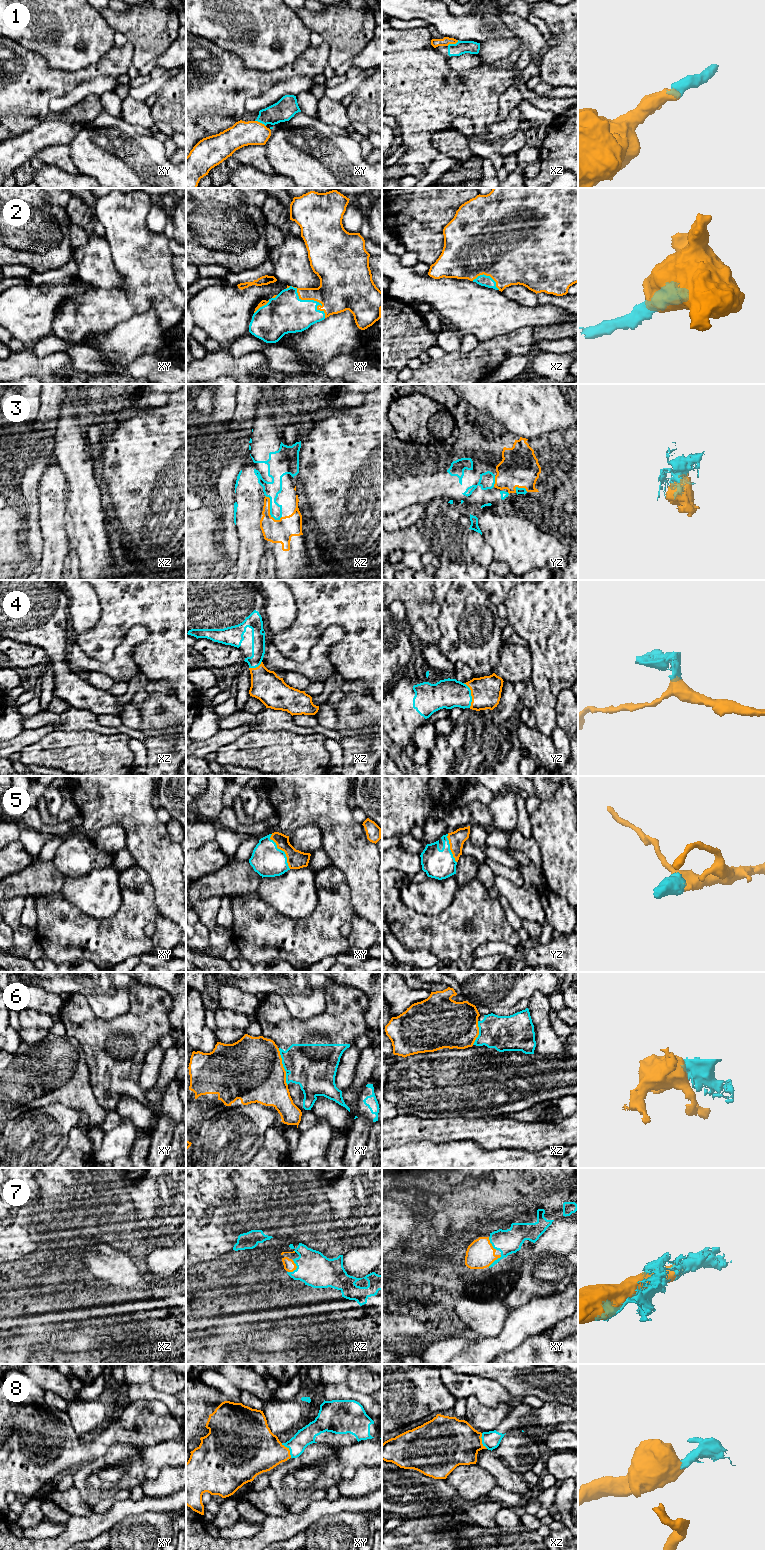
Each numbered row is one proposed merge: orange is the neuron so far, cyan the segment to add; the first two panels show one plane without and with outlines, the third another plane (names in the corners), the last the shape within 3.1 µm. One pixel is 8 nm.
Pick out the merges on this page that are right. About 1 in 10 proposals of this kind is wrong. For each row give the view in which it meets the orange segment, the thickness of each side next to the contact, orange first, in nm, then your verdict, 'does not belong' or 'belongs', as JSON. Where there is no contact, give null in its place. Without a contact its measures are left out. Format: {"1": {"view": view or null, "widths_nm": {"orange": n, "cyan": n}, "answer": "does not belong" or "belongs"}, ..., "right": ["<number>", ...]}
{"1": {"view": "xz", "widths_nm": {"orange": 70, "cyan": 110}, "answer": "belongs"}, "2": {"view": "xy", "widths_nm": {"orange": 320, "cyan": 320}, "answer": "belongs"}, "3": {"view": "xz", "widths_nm": {"orange": 190, "cyan": 130}, "answer": "belongs"}, "4": {"view": "yz", "widths_nm": {"orange": 240, "cyan": 240}, "answer": "belongs"}, "5": {"view": "xy", "widths_nm": {"orange": 150, "cyan": 260}, "answer": "belongs"}, "6": {"view": "xy", "widths_nm": {"orange": 500, "cyan": 360}, "answer": "does not belong"}, "7": {"view": "xz", "widths_nm": {"orange": 90, "cyan": 280}, "answer": "belongs"}, "8": {"view": "xy", "widths_nm": {"orange": 360, "cyan": 140}, "answer": "belongs"}, "right": ["1", "2", "3", "4", "5", "7", "8"]}

